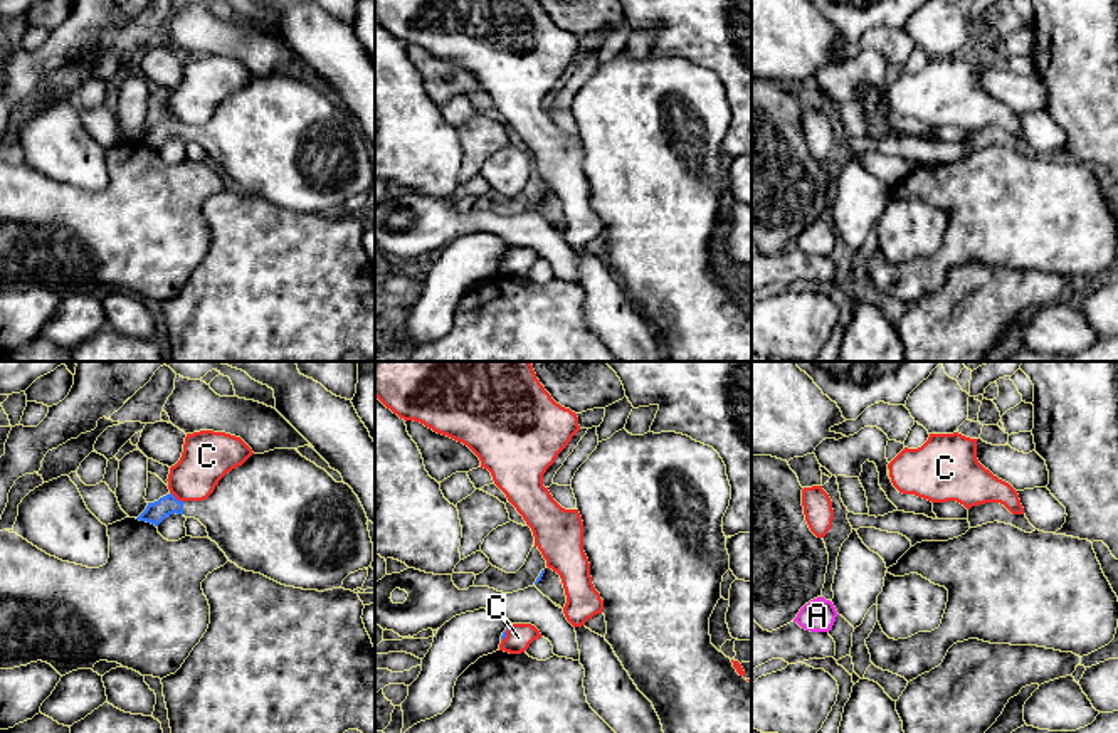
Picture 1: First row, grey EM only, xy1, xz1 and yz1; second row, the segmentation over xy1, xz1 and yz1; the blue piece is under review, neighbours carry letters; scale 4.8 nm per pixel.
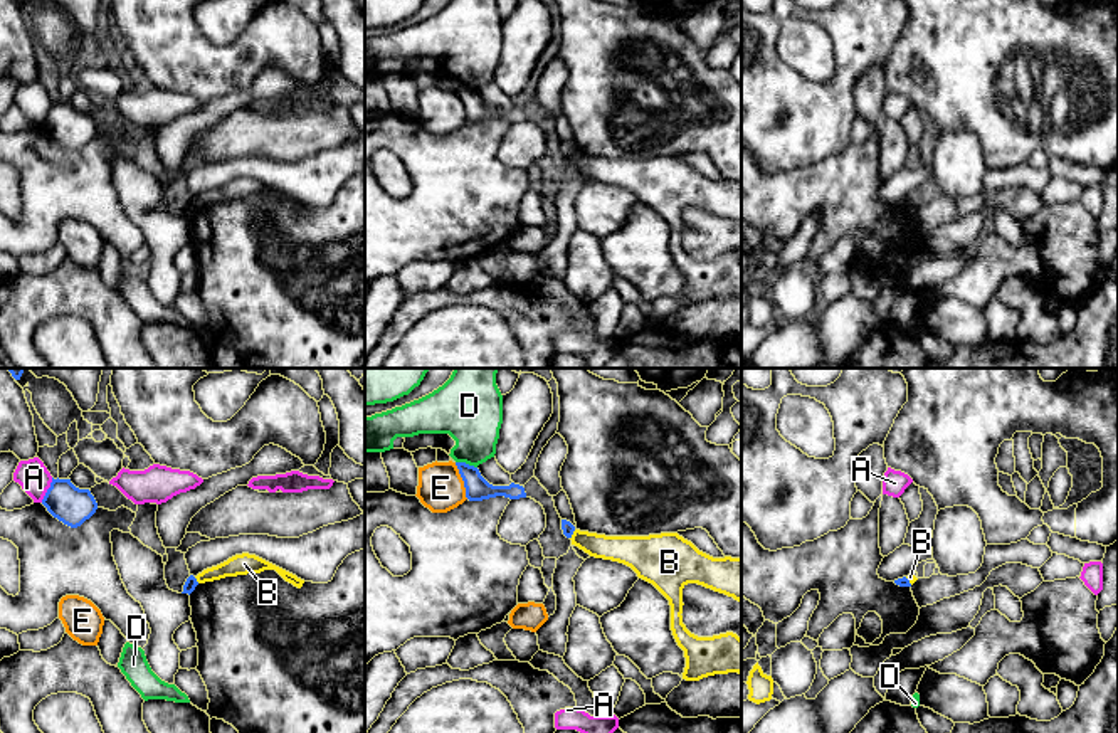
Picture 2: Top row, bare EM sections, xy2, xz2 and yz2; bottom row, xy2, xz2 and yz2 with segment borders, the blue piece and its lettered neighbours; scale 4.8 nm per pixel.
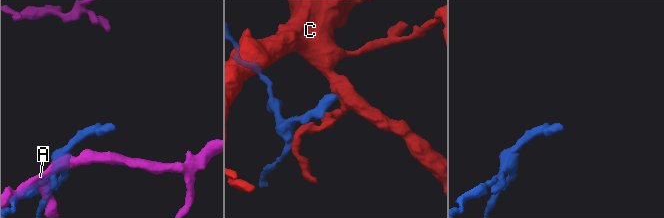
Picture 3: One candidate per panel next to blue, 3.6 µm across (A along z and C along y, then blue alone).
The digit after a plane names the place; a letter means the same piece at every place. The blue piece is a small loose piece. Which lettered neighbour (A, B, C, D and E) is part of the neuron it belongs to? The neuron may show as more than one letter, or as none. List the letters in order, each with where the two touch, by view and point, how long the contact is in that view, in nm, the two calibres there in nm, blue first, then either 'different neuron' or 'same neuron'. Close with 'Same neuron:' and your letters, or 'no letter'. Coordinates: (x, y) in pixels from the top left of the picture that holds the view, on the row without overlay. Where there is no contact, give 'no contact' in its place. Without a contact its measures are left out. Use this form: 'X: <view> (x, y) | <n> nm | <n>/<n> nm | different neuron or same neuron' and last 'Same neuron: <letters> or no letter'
A: xy2 (47, 113) | 130 nm | 180/150 nm | different neuron
B: xz2 (572, 157) | 50 nm | 60/130 nm | different neuron
C: xy1 (175, 121) | 80 nm | 100/240 nm | different neuron
D: xz2 (464, 86) | 110 nm | 110/300 nm | different neuron
E: xz2 (463, 103) | 190 nm | 110/220 nm | different neuron
Same neuron: no letter

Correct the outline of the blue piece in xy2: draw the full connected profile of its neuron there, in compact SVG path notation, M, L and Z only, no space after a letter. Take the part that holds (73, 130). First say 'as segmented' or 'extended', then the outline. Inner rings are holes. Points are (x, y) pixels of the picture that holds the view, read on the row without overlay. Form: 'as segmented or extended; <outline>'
as segmented; M52 101L42 128L54 141L71 151L81 150L98 133L98 126L89 113L79 113L71 103L59 101Z

